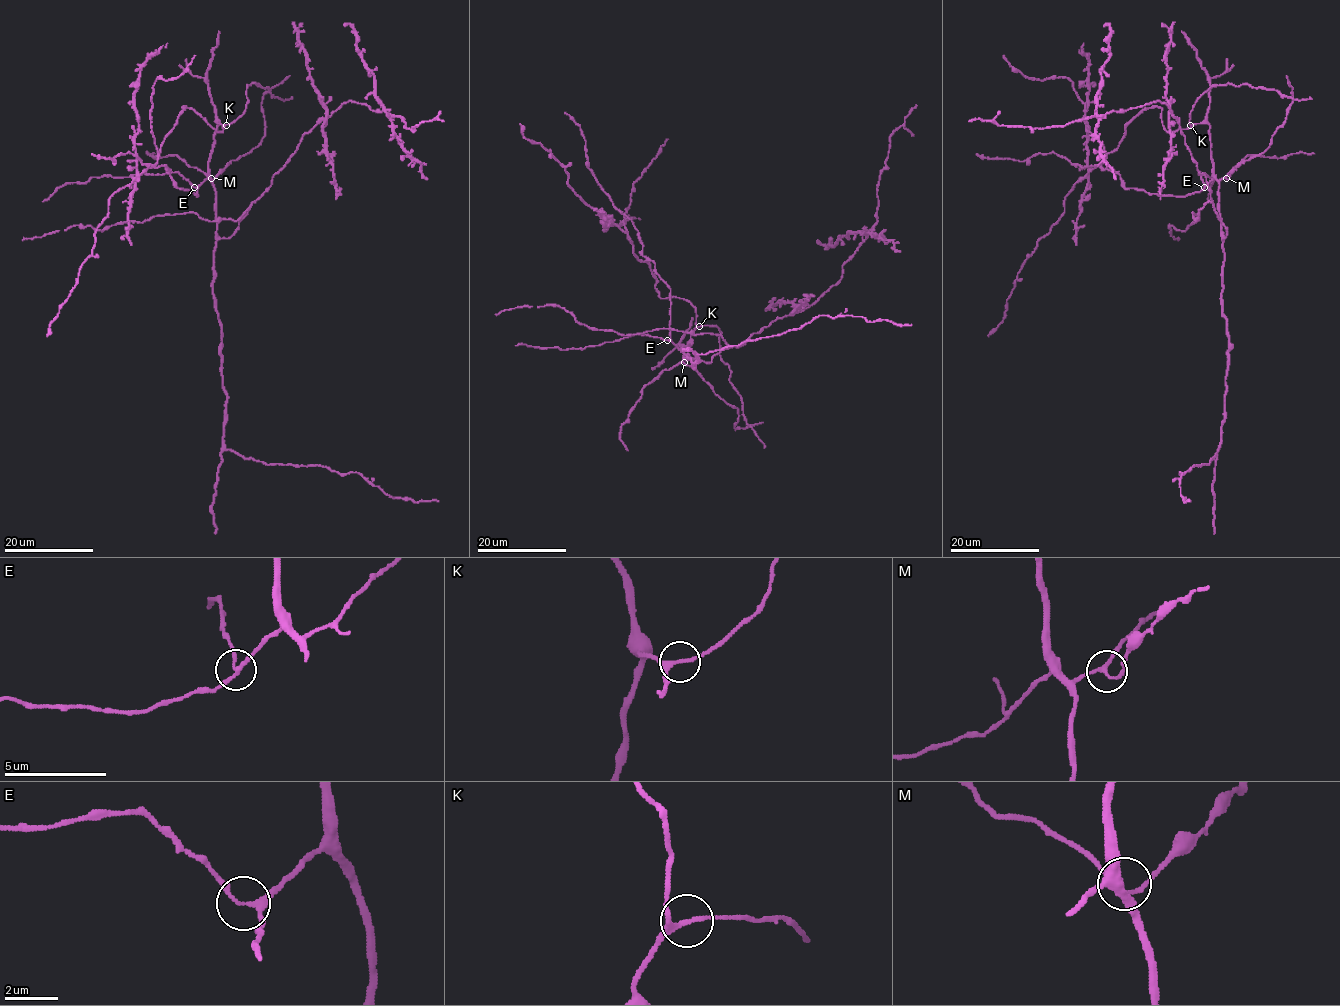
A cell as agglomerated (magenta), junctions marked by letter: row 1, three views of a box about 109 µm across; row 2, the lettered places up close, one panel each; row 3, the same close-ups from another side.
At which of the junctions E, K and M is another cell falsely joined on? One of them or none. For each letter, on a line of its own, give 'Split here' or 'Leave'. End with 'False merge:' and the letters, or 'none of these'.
E: Leave
K: Leave
M: Leave
False merge: none of these

